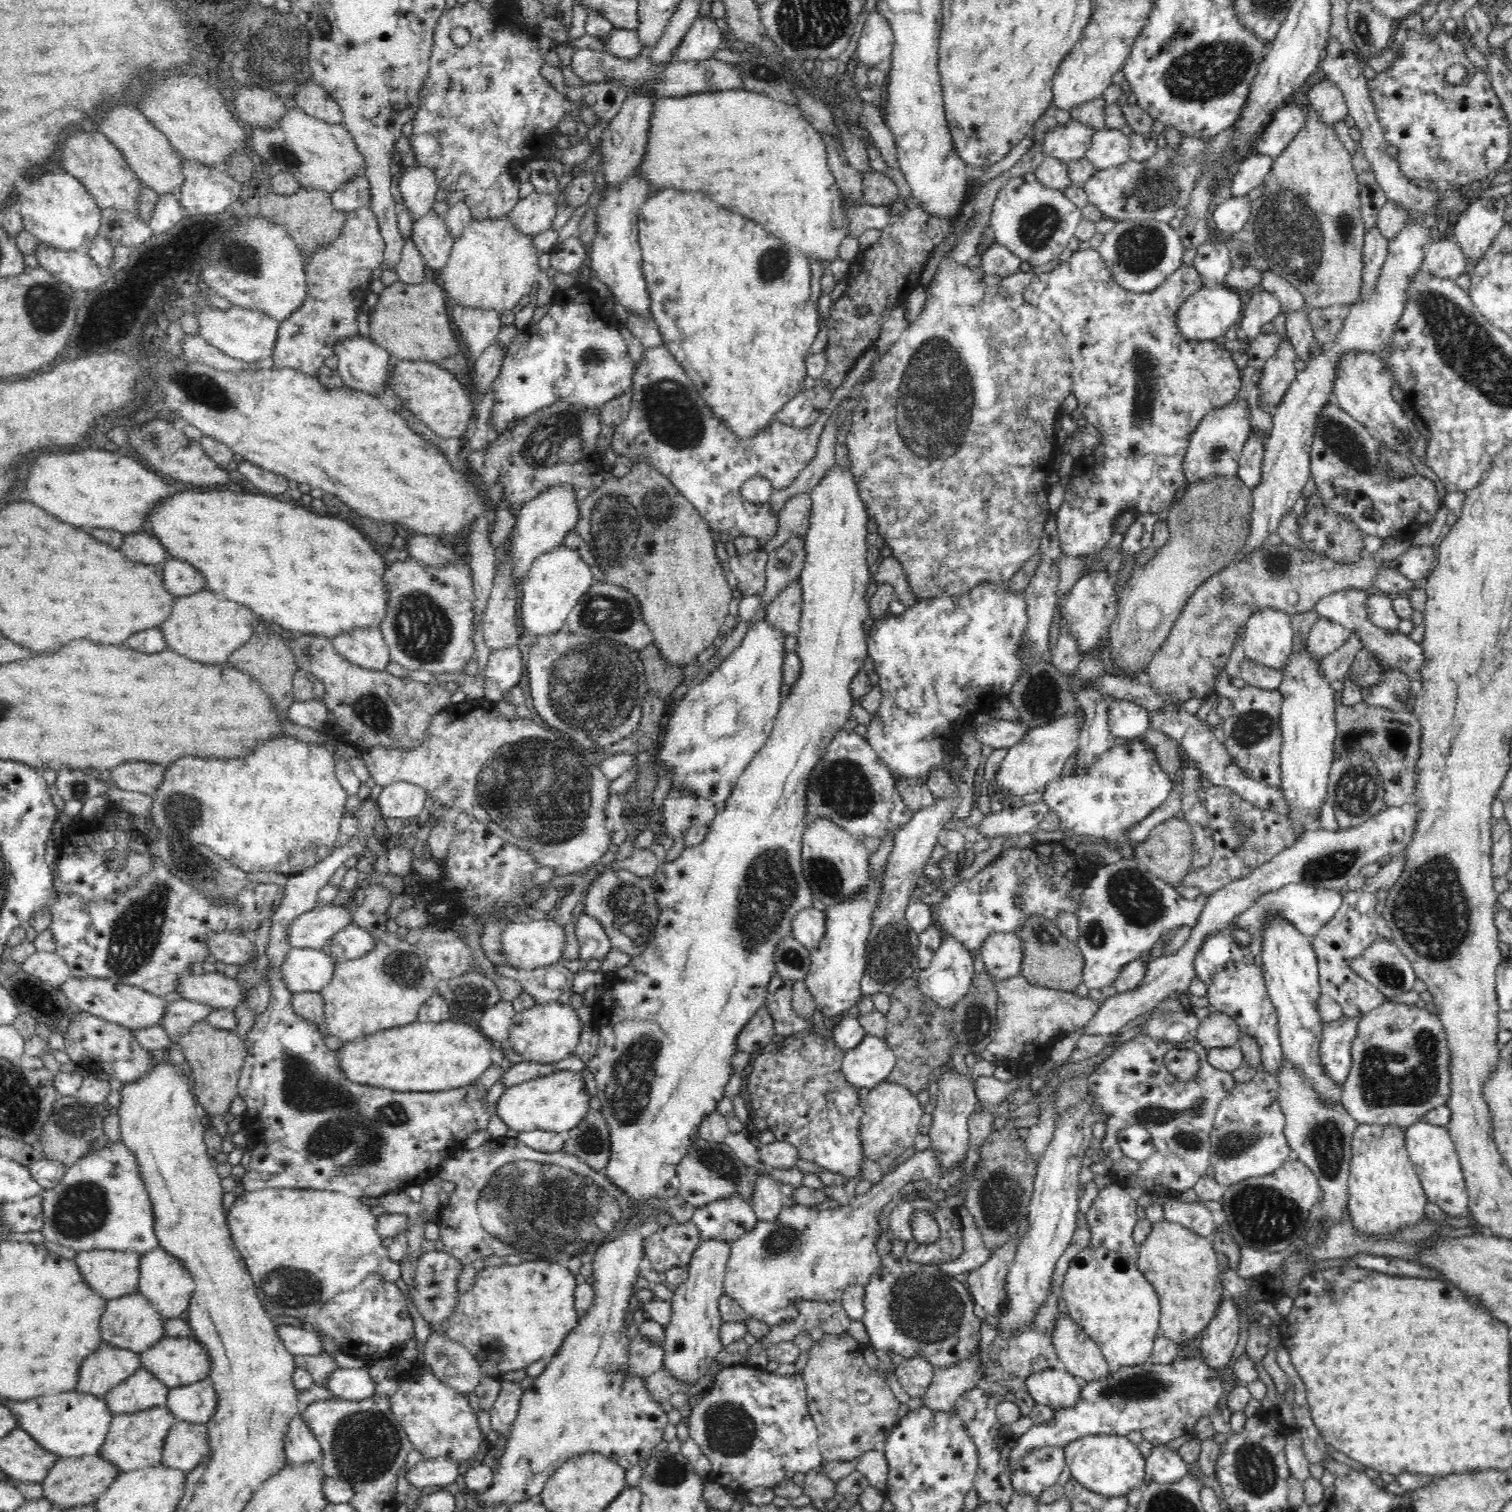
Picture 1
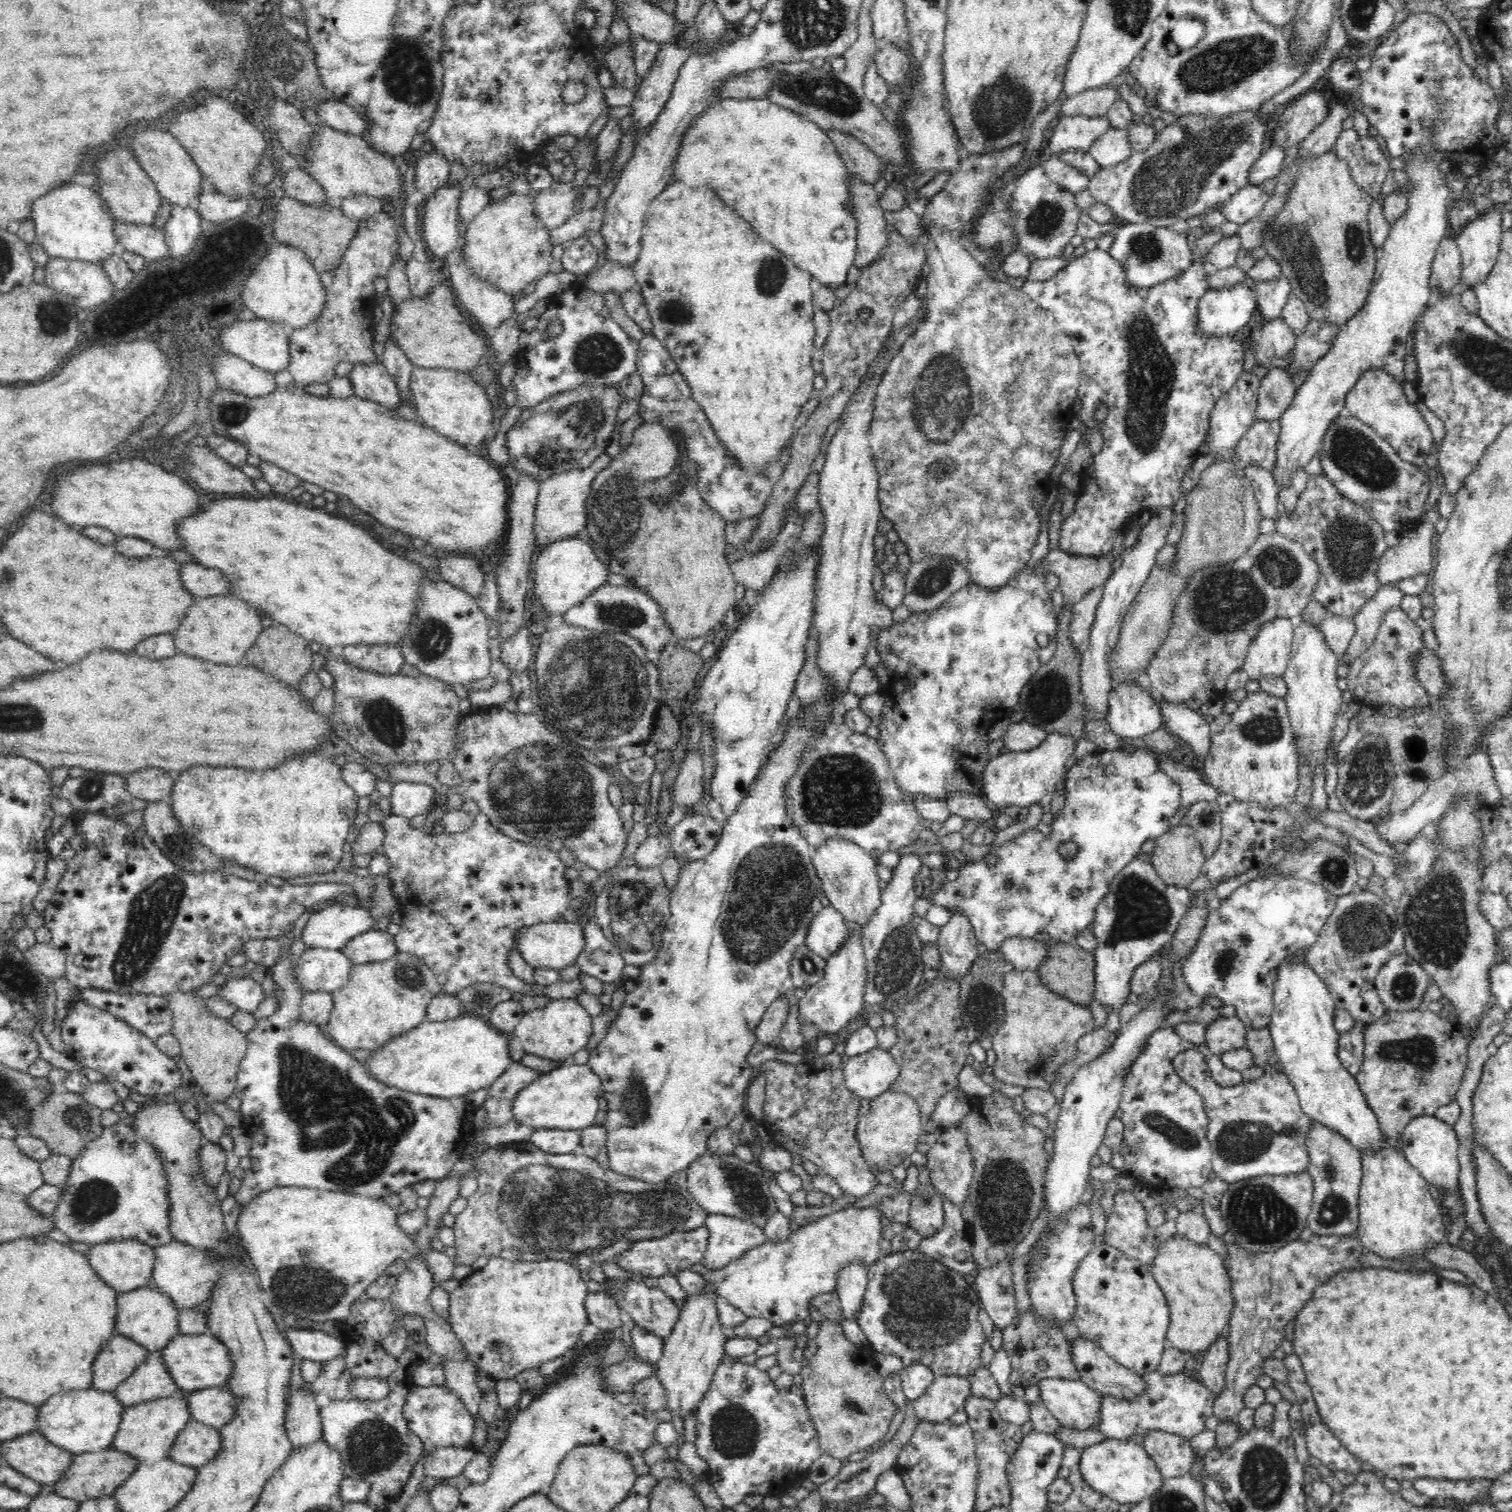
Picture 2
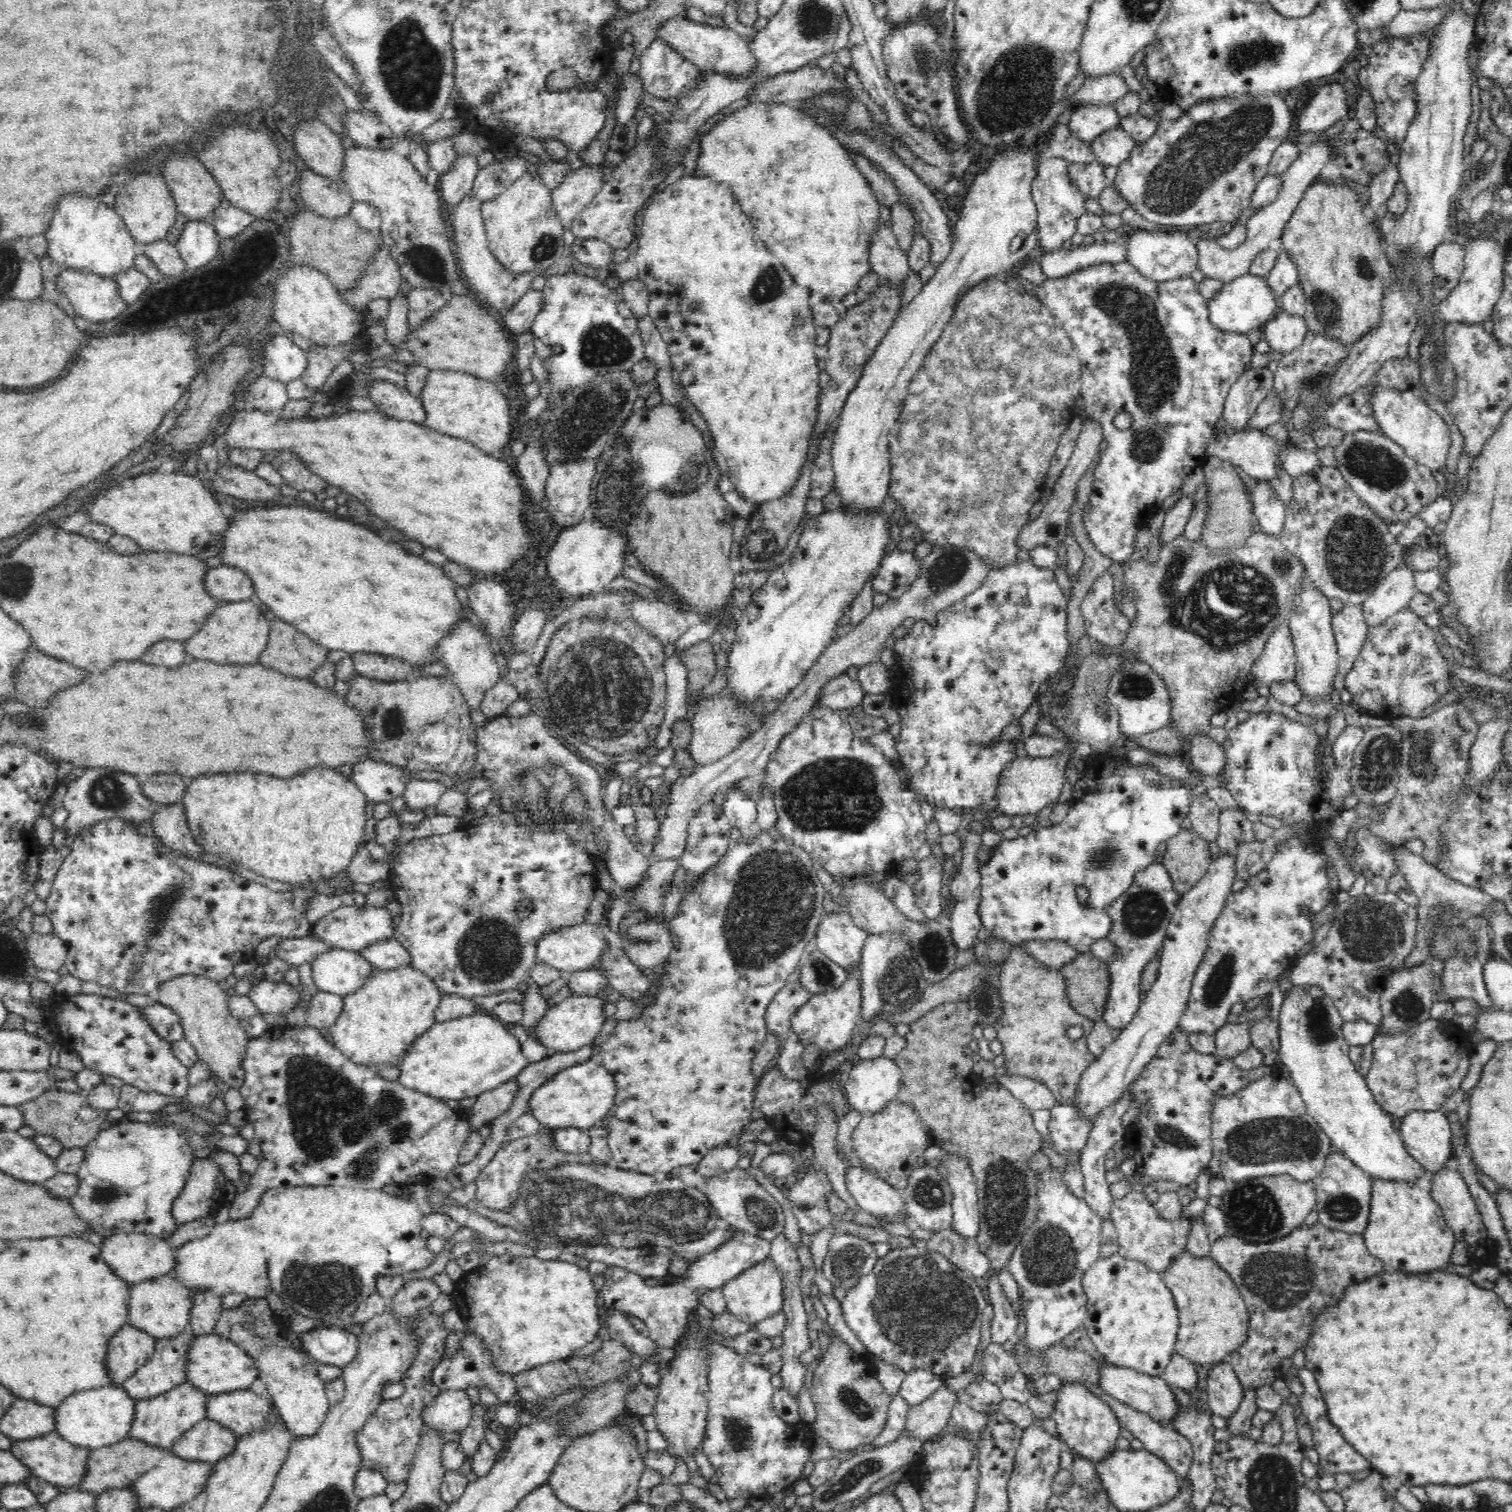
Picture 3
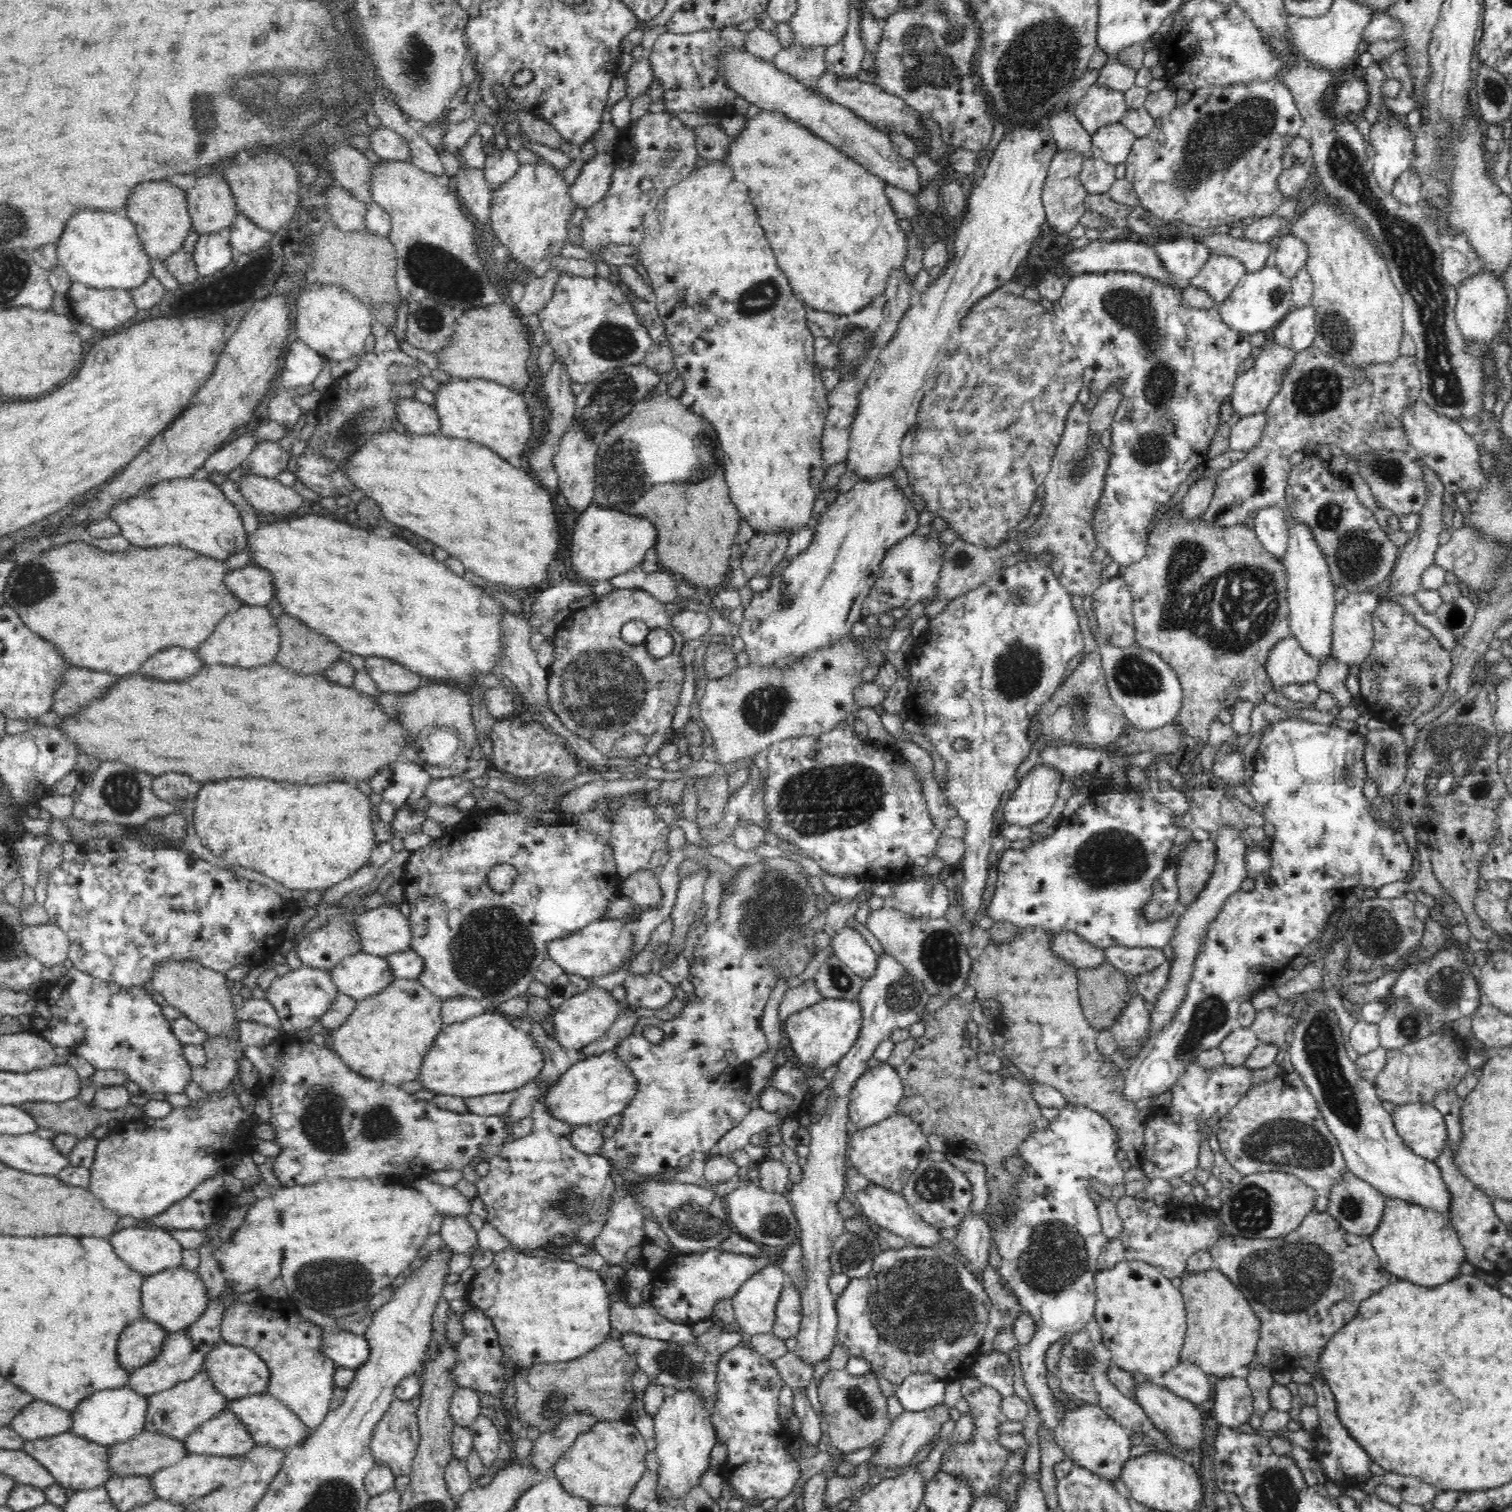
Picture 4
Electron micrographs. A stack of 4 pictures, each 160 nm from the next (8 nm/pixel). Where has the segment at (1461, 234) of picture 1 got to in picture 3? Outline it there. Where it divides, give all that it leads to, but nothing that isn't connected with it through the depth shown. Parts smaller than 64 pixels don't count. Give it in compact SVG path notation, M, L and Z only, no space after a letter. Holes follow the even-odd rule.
M1488 236L1476 239L1462 240L1464 246L1465 268L1459 283L1448 293L1440 306L1440 316L1446 322L1454 324L1478 324L1484 326L1492 320L1498 300L1504 294L1504 264L1503 243Z

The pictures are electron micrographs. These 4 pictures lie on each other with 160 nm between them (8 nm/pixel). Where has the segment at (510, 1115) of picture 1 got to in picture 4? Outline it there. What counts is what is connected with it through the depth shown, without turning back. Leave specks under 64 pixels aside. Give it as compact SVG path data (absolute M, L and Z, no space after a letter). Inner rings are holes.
M610 1050L604 1054L594 1055L573 1063L572 1068L561 1076L561 1080L550 1088L546 1095L546 1105L554 1113L554 1117L562 1119L574 1126L601 1126L610 1116L621 1114L629 1108L637 1098L639 1081L632 1067Z

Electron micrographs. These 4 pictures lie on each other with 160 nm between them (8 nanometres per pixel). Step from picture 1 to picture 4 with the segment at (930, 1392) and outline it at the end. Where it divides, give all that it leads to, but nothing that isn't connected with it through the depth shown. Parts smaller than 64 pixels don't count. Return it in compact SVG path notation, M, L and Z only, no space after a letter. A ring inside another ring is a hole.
M944 1404L922 1411L905 1410L896 1420L891 1421L886 1434L876 1442L875 1451L869 1460L871 1468L875 1466L875 1470L880 1472L880 1470L894 1470L906 1466L920 1452L920 1448L924 1444L928 1445L936 1433L942 1430L942 1424L948 1419L950 1419L949 1408Z

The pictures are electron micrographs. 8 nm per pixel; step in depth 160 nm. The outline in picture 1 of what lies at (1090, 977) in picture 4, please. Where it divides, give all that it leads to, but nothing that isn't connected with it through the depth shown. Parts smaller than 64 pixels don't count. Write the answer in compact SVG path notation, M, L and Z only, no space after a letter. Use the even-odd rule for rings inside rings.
M1043 916L1028 918L1020 932L1014 932L1024 941L1024 962L1021 974L1036 986L1076 992L1083 982L1084 955L1078 943L1071 941L1057 926L1057 923Z

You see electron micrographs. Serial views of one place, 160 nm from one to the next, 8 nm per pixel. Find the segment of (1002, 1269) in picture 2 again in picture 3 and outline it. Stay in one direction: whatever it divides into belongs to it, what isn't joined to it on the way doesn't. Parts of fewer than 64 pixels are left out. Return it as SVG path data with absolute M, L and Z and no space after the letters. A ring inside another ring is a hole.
M998 1273L992 1274L987 1284L990 1305L993 1306L991 1320L991 1342L1004 1344L1016 1336L1018 1317L1015 1308L1008 1301L1005 1292L998 1280Z

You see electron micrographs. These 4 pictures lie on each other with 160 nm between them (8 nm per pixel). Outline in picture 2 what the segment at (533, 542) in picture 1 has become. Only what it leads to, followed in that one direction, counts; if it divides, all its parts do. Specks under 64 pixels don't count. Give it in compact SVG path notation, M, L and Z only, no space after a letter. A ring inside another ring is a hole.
M604 452L586 468L573 468L552 474L541 482L536 504L536 524L534 524L539 547L542 545L547 547L552 542L584 533L588 516L586 502L593 480L609 465L610 461L610 455Z

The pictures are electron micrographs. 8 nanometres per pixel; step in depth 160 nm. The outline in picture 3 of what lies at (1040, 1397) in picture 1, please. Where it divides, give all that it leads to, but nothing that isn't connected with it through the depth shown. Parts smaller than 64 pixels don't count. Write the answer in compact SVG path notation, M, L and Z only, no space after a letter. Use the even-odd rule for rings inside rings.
M1075 1384L1060 1386L1052 1410L1052 1418L1057 1424L1059 1439L1070 1448L1073 1458L1084 1458L1096 1465L1118 1449L1116 1442L1121 1430L1119 1420L1105 1402L1083 1386Z

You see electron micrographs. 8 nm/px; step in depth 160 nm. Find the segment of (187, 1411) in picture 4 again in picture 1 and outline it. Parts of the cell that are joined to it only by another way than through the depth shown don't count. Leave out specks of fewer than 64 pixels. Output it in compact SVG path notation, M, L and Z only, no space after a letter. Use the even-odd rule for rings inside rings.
M167 1404L141 1411L115 1414L110 1424L108 1436L106 1436L106 1442L102 1444L99 1454L110 1459L124 1472L163 1464L164 1442L166 1442L166 1436L177 1420L178 1418L170 1411Z

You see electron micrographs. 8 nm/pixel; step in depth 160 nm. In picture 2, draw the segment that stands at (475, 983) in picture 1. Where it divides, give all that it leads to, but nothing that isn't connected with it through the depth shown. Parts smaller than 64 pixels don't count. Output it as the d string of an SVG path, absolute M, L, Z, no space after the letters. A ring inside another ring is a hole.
M474 984L455 996L462 1003L462 1016L478 1016L489 1021L490 1014L498 1003L509 1001L512 992L494 984Z

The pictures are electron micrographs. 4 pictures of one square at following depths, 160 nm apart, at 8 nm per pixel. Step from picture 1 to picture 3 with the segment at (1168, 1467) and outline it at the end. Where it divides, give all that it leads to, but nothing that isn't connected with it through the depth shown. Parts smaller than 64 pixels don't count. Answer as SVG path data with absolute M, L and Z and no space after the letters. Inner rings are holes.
M1074 1379L1072 1381L1063 1381L1063 1384L1075 1384L1076 1386L1083 1386L1086 1390L1089 1390L1091 1394L1097 1396L1099 1400L1106 1403L1106 1406L1111 1408L1111 1411L1115 1413L1115 1416L1119 1420L1121 1428L1130 1430L1135 1438L1138 1438L1143 1443L1144 1448L1152 1454L1158 1455L1161 1459L1164 1459L1180 1477L1186 1477L1190 1467L1194 1464L1194 1452L1191 1442L1182 1433L1178 1432L1176 1428L1169 1428L1159 1422L1156 1422L1149 1414L1142 1413L1136 1410L1134 1407L1127 1405L1126 1403L1119 1401L1118 1398L1114 1398L1114 1395L1110 1395L1100 1387L1098 1383L1091 1383L1090 1381L1080 1381L1080 1379Z

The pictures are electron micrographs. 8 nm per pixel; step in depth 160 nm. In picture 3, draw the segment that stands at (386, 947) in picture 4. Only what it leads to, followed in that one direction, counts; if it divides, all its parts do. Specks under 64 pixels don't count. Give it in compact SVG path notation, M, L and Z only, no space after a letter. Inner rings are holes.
M342 906L342 908L334 909L334 912L326 914L322 920L318 920L313 925L311 933L326 939L334 948L361 952L366 946L373 946L378 942L394 939L396 936L396 926L394 926L394 918L388 912L386 907L372 906Z

